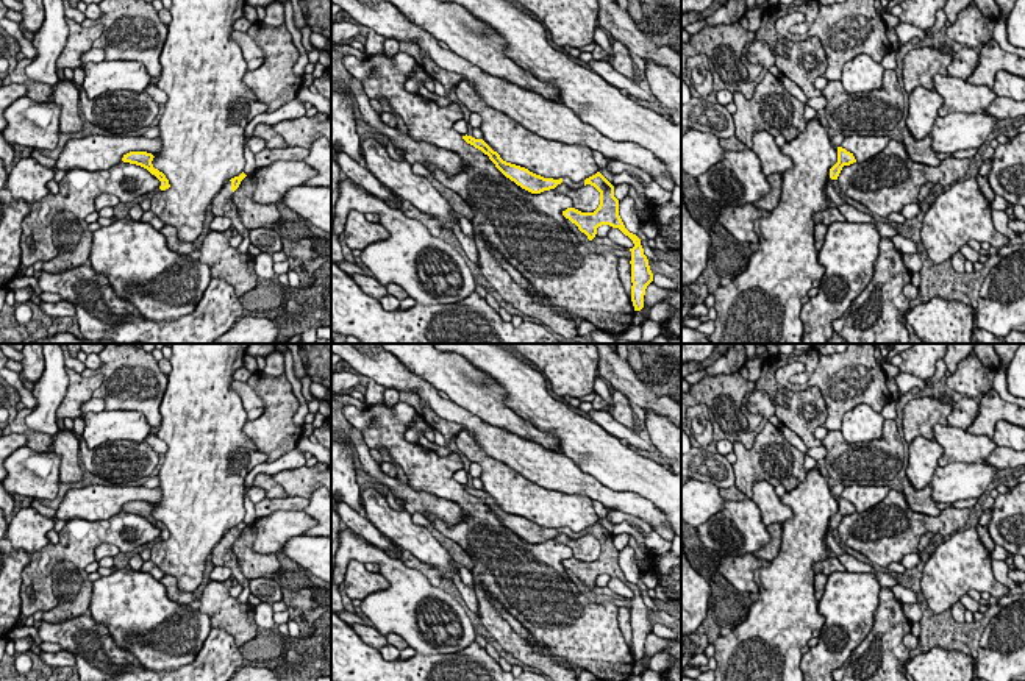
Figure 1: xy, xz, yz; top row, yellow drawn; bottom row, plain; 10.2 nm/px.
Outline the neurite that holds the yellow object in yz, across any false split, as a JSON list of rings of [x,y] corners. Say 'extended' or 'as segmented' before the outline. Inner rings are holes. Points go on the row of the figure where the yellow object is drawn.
as segmented; [[[838,147],[838,162],[830,169],[830,178],[838,180],[844,166],[856,162],[853,153],[847,152],[842,147]]]

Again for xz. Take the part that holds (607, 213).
as segmented; [[[600,173],[589,176],[584,180],[584,186],[591,184],[600,192],[600,205],[594,212],[581,212],[575,208],[567,208],[562,211],[562,216],[569,219],[572,223],[578,226],[581,233],[592,241],[597,234],[597,228],[602,225],[609,225],[612,228],[619,228],[625,236],[628,236],[634,247],[631,251],[631,301],[634,311],[641,311],[644,308],[644,295],[647,286],[653,281],[653,273],[648,266],[648,259],[644,255],[644,248],[641,245],[641,239],[630,233],[620,216],[619,216],[619,200],[614,197],[614,186]]]

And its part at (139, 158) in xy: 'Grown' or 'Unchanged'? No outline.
Unchanged

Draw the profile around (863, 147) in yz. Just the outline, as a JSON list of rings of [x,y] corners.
[[[847,136],[844,137],[841,147],[850,152],[856,162],[867,161],[877,156],[889,144],[888,136]]]

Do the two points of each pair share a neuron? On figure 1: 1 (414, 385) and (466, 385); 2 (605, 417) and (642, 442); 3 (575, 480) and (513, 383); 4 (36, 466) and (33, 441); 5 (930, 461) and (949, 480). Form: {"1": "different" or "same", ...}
{"1": "different", "2": "same", "3": "different", "4": "different", "5": "different"}

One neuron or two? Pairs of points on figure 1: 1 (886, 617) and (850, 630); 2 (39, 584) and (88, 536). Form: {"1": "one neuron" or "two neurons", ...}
{"1": "two neurons", "2": "one neuron"}

